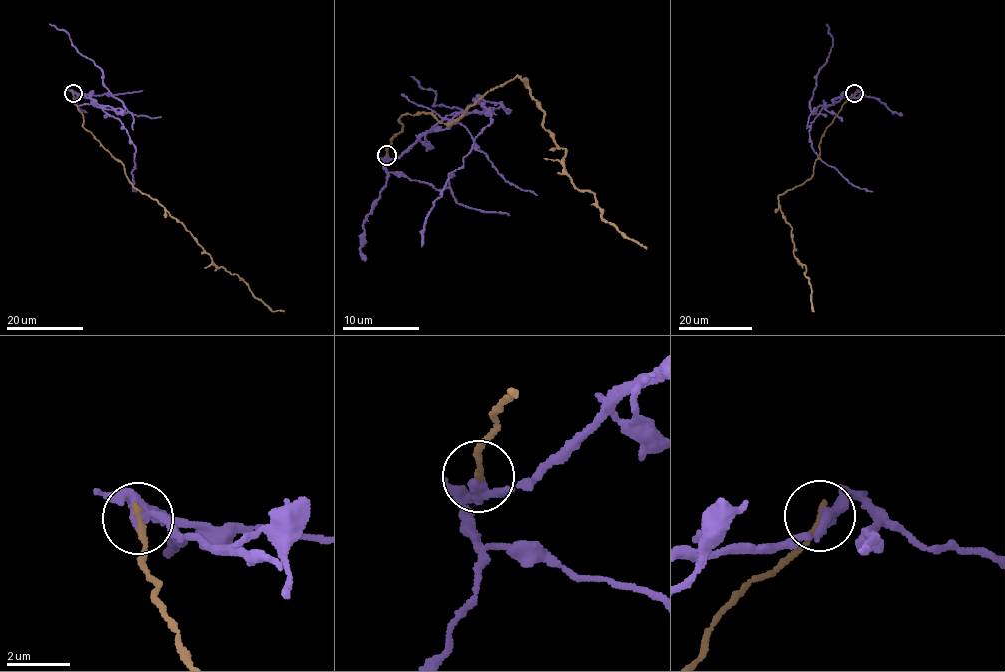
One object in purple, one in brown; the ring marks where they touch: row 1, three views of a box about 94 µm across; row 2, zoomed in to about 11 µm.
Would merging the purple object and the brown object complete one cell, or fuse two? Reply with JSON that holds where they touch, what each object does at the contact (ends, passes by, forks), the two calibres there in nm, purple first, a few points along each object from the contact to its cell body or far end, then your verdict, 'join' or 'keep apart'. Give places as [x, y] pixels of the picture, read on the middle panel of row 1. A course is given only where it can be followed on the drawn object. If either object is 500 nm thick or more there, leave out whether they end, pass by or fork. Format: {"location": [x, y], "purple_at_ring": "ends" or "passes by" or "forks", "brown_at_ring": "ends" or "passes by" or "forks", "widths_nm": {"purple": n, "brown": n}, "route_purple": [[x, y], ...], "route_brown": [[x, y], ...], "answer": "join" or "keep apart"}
{"location": [387, 155], "purple_at_ring": "passes by", "brown_at_ring": "ends", "widths_nm": {"purple": 340, "brown": 240}, "route_purple": [[386, 156], [401, 156], [425, 134], [501, 103], [475, 100], [463, 110], [434, 106], [434, 91], [410, 76]], "route_brown": [[386, 156], [403, 114], [453, 123], [521, 77], [576, 190], [591, 190], [602, 220], [645, 248]], "answer": "keep apart"}

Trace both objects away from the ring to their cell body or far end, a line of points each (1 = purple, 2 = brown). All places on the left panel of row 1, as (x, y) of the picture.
1: (72, 93), (124, 109), (104, 85), (102, 72), (72, 45), (66, 31), (49, 24)
2: (72, 93), (85, 129), (121, 162), (134, 188), (184, 224), (213, 263), (235, 274), (272, 311), (284, 312)

